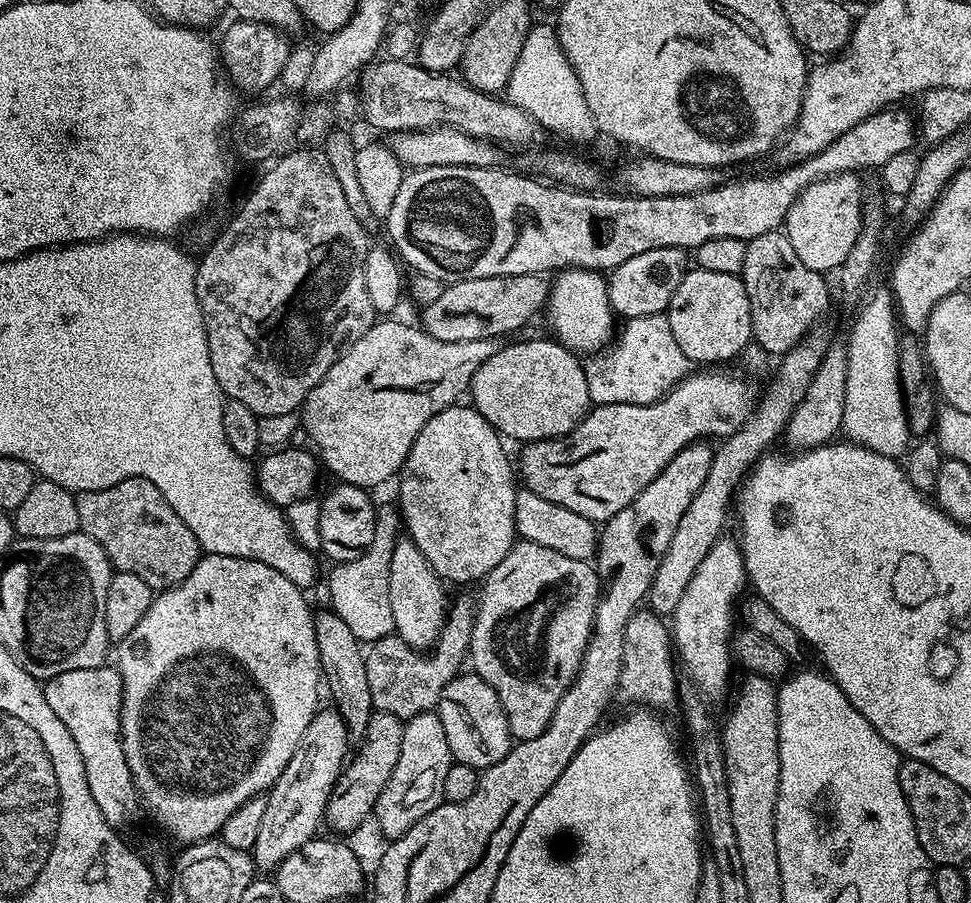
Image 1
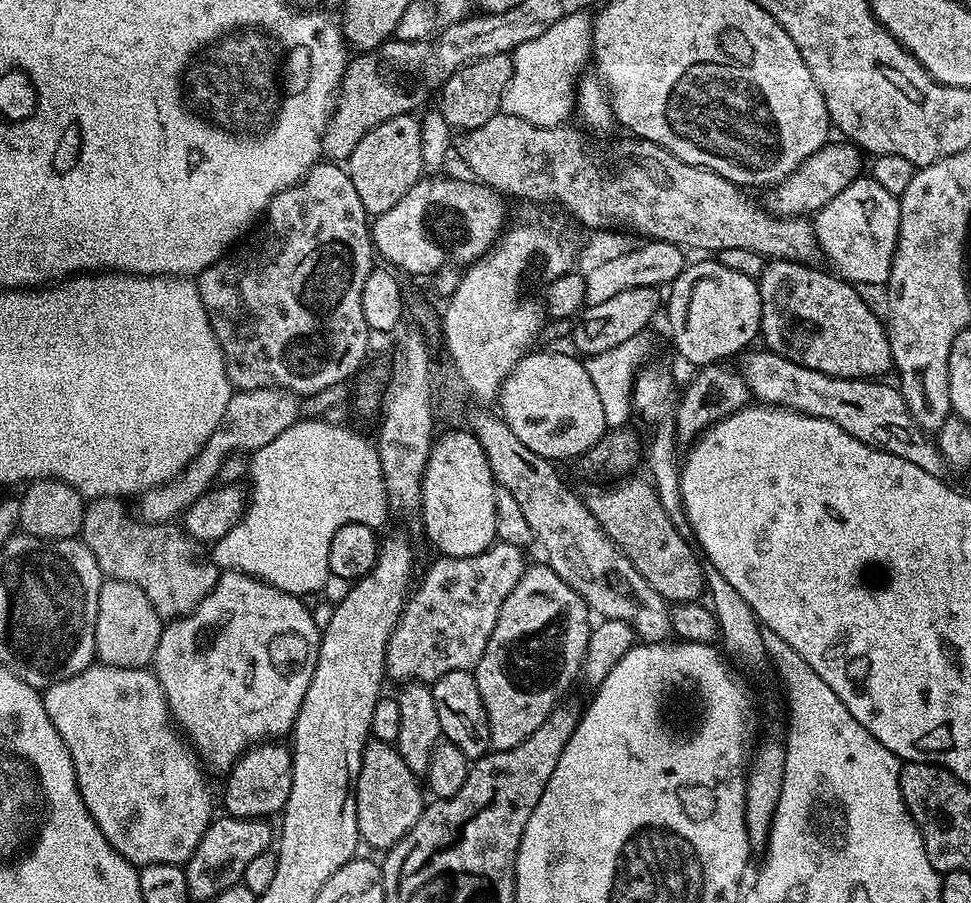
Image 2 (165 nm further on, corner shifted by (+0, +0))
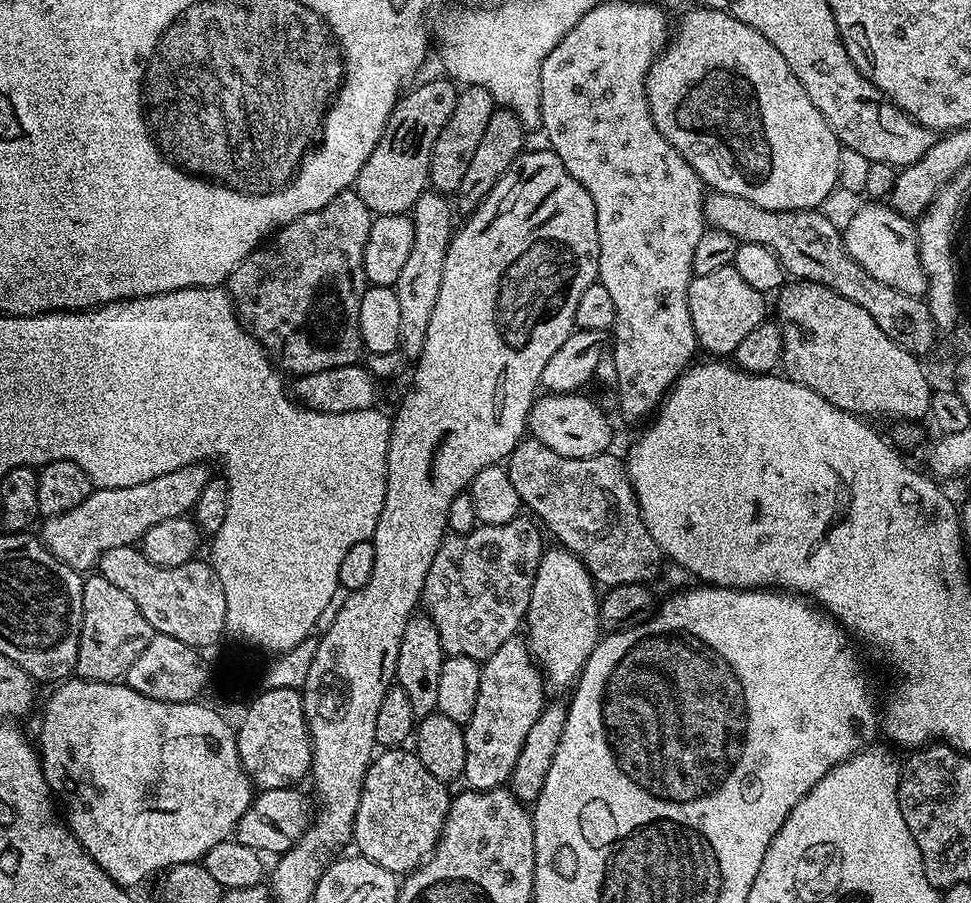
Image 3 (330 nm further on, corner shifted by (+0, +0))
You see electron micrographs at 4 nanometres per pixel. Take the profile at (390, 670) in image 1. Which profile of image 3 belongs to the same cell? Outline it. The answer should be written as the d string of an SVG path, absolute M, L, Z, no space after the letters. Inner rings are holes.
M517 518L502 526L480 524L468 532L445 535L434 562L430 562L430 574L426 574L422 597L423 611L438 630L445 657L465 656L471 660L486 661L494 650L498 650L498 646L502 646L502 642L521 631L528 615L540 557L546 548L546 544L540 541L541 529L537 521L524 519Z

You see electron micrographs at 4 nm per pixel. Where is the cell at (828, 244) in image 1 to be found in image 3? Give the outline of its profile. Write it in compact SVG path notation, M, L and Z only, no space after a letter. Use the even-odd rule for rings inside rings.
M864 202L842 235L850 258L866 274L878 278L878 282L886 282L886 286L894 286L894 290L902 290L902 294L923 297L927 293L928 275L922 270L916 225L909 217L898 214L887 203Z

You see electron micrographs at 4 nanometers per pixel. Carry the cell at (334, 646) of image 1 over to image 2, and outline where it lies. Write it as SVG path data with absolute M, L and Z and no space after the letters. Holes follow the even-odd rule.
M370 738L362 750L362 766L356 779L356 821L360 839L372 848L393 848L418 822L426 807L425 789L417 773L402 762L395 743Z

